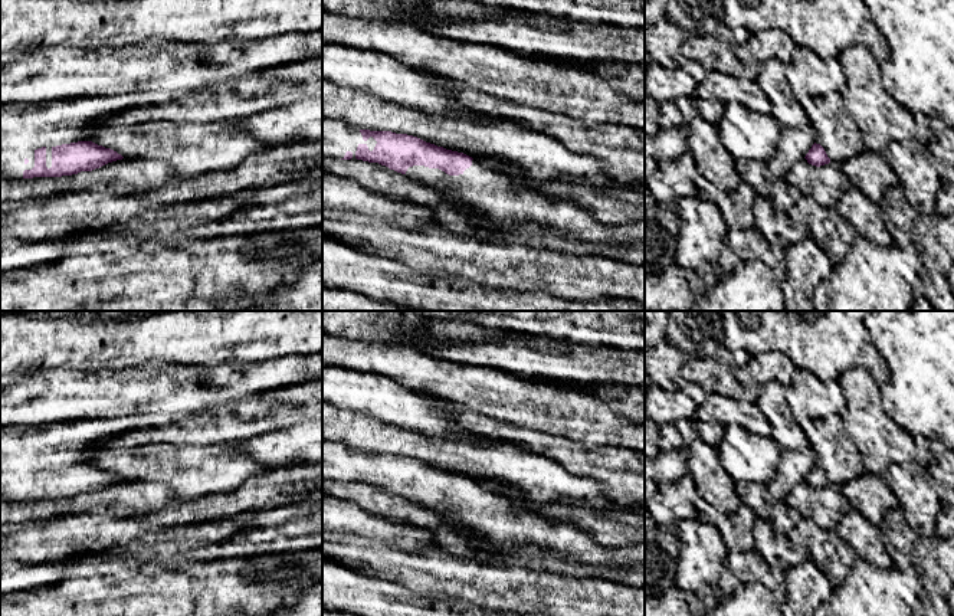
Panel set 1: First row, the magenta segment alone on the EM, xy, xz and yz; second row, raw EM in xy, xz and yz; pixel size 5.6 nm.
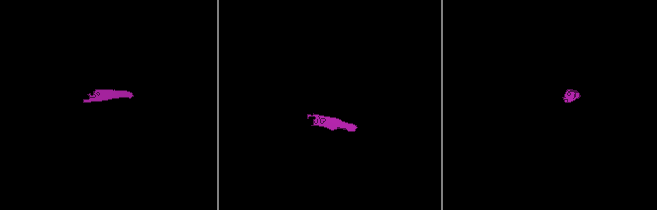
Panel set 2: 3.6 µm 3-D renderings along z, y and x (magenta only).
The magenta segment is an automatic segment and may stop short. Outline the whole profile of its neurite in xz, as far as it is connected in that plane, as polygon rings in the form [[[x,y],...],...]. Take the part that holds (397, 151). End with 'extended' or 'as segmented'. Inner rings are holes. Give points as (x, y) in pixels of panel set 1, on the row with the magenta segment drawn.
[[[322,119],[322,158],[357,158],[368,163],[378,163],[381,166],[389,167],[390,170],[404,174],[412,180],[432,187],[437,193],[445,194],[452,200],[462,201],[465,204],[463,210],[469,216],[479,216],[492,226],[509,227],[531,223],[542,229],[550,229],[560,235],[577,237],[586,242],[645,243],[645,220],[624,223],[620,226],[604,225],[599,222],[591,214],[591,212],[576,204],[574,200],[563,197],[548,197],[535,189],[514,184],[505,174],[485,167],[476,158],[472,158],[463,153],[437,147],[413,135],[396,134],[391,131],[360,130],[342,121]]]; extended

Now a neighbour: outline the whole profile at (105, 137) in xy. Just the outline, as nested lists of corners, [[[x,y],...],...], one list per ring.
[[[153,121],[119,131],[102,125],[91,140],[127,160],[158,160],[170,164],[178,180],[203,173],[235,171],[250,154],[272,148],[233,121]]]

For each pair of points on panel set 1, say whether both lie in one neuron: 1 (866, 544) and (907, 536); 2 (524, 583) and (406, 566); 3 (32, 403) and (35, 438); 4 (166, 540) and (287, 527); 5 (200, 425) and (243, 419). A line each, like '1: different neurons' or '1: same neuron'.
1: different neurons
2: same neuron
3: different neurons
4: different neurons
5: same neuron

